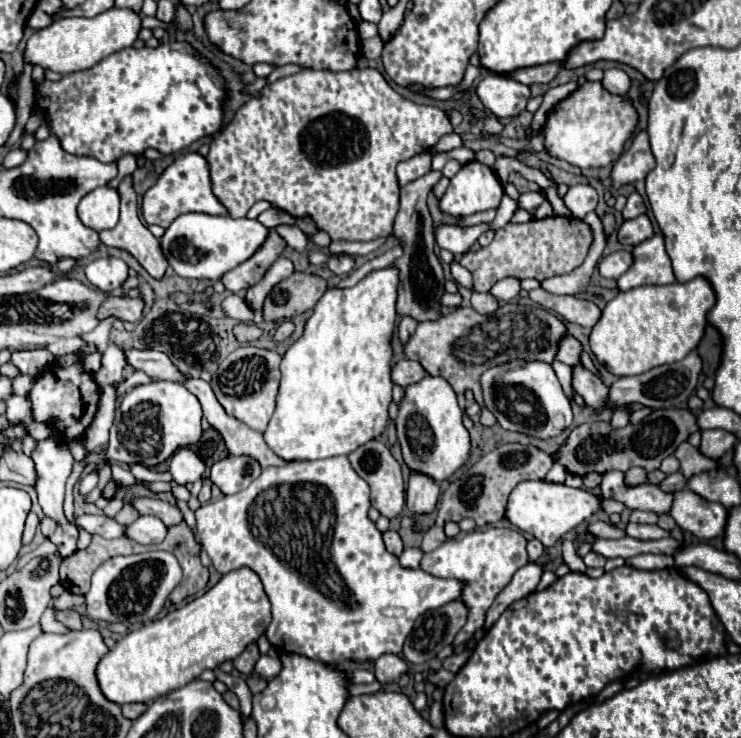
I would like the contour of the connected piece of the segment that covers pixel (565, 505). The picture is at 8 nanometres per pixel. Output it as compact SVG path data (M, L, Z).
M528 480L518 484L508 500L506 520L510 520L516 528L538 538L546 548L554 546L566 532L574 530L586 518L594 516L602 508L604 498L596 496L584 488L570 488L566 484L552 484L546 480Z

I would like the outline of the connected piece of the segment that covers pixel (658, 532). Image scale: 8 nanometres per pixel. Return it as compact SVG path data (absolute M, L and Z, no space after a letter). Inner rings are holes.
M628 524L626 526L626 534L638 540L658 540L658 538L666 538L670 536L670 530L662 530L656 524Z

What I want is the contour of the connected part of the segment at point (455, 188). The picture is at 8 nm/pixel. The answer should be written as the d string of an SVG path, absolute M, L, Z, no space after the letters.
M474 160L450 180L448 190L438 200L438 208L448 216L470 216L498 208L502 196L504 190L494 170Z

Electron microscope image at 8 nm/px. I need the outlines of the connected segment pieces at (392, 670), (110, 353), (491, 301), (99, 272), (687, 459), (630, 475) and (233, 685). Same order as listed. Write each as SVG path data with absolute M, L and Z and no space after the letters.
M384 654L374 662L374 674L380 684L398 682L404 672L406 672L406 662L396 654Z
M114 342L108 344L108 348L102 352L102 368L100 372L94 374L96 382L100 386L106 384L118 384L124 378L124 370L126 368L126 356L122 352L122 348Z
M472 292L472 308L480 314L492 314L498 308L498 300L492 294Z
M100 258L90 262L84 270L88 282L102 292L112 292L120 288L128 278L128 266L120 258Z
M682 442L676 450L676 458L680 460L680 472L684 474L684 478L692 478L700 472L708 472L708 470L714 470L718 464L710 458L706 458L704 454L698 452L698 448L690 446L688 442Z
M628 468L624 472L624 484L626 486L640 486L640 484L648 484L648 474L644 468Z
M219 668L214 669L216 679L223 682L229 690L235 693L240 702L240 712L245 717L249 717L252 712L252 693L246 681L240 677L222 672Z

